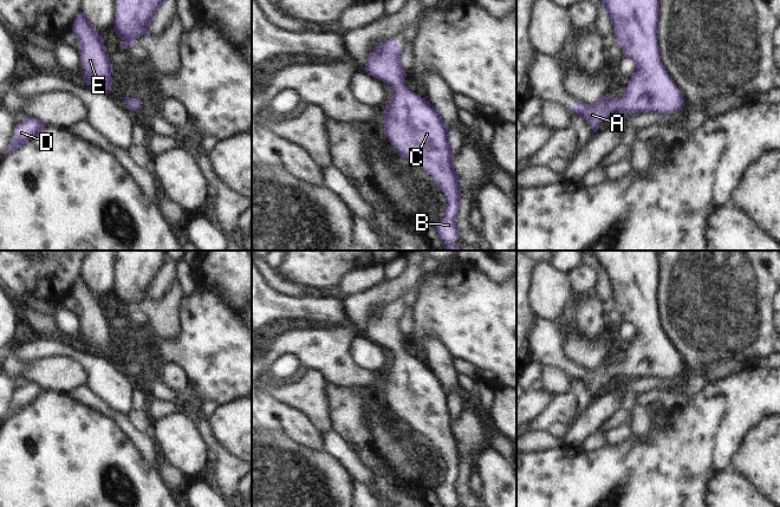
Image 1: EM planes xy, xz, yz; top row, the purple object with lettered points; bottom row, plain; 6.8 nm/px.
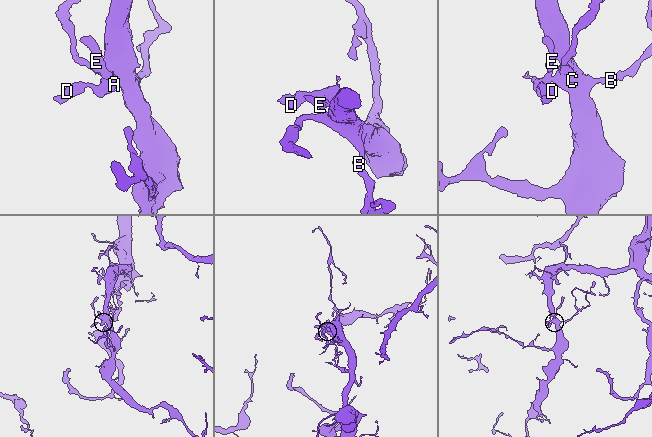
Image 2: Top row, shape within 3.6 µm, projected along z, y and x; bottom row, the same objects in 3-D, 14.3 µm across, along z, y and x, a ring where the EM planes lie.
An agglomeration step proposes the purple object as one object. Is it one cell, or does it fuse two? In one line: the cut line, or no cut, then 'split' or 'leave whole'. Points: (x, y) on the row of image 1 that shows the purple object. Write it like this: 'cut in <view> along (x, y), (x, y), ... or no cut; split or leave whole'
no cut; leave whole

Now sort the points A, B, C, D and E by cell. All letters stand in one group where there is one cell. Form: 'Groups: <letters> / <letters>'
Groups: A B C D E.

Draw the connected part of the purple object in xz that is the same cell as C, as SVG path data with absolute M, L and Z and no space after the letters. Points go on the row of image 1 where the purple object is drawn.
M395 37L382 43L368 54L365 71L386 83L394 90L390 103L383 106L386 138L399 152L401 157L407 158L411 164L425 170L430 175L431 181L440 184L440 189L447 197L448 204L444 217L431 225L443 241L443 248L446 251L461 251L460 246L455 243L459 239L456 216L461 209L461 188L459 186L459 175L454 168L454 154L449 141L449 129L440 111L428 99L422 98L404 85L407 73L401 64L403 47L397 44Z

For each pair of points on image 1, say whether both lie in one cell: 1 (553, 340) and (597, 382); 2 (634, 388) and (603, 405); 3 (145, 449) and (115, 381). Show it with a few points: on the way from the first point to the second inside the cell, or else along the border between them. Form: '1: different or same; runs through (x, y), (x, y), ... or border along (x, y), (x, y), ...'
1: same; runs through (556, 353), (570, 368), (584, 375)
2: different; border along (612, 392), (617, 408)
3: different; border along (103, 400), (115, 410), (127, 415)

